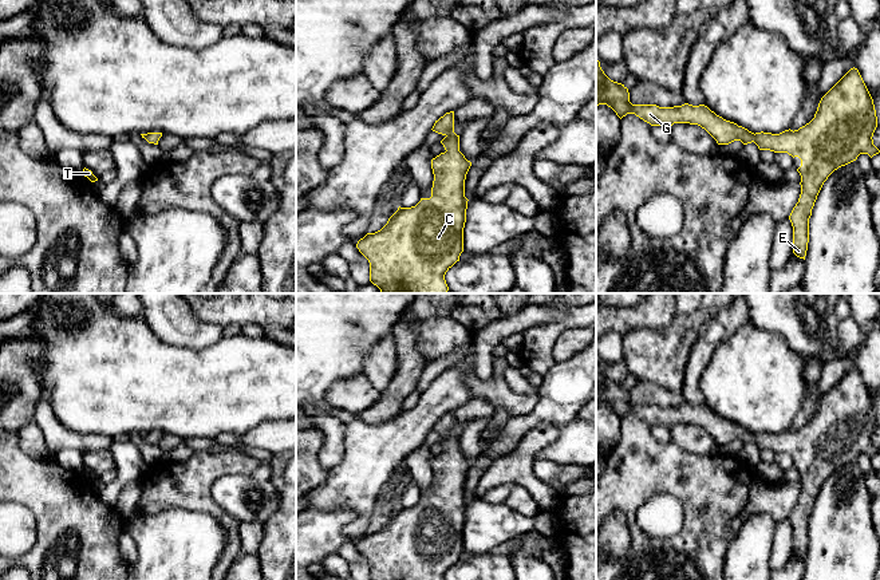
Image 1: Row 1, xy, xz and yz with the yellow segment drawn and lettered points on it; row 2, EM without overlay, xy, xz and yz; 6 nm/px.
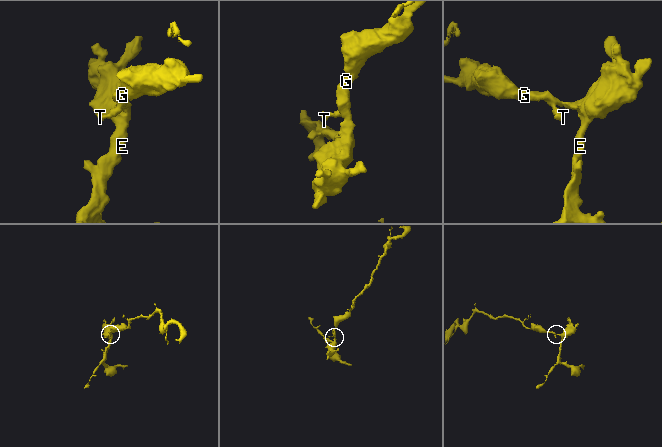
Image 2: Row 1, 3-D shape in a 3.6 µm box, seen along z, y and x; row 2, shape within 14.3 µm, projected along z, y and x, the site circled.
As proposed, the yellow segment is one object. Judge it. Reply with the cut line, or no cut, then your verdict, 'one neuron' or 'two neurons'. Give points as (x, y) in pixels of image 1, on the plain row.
cut none; one neuron

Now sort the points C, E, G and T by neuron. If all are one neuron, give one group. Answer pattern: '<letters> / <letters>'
C E G T

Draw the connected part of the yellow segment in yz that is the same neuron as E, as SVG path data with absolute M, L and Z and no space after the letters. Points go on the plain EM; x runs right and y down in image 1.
M596 360L596 406L607 405L621 419L635 414L651 426L674 423L698 425L718 445L754 442L759 450L798 457L801 494L789 520L793 526L793 553L805 560L809 542L809 518L817 496L828 477L860 454L871 458L880 453L873 445L877 417L873 399L857 368L851 368L820 401L814 418L798 430L780 434L751 433L717 415L707 406L684 403L674 407L632 405L628 388L611 380Z

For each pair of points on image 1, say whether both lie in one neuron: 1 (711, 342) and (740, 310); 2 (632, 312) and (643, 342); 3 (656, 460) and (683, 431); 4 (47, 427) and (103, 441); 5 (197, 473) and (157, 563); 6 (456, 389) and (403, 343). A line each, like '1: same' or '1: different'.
1: same
2: different
3: different
4: same
5: different
6: different

